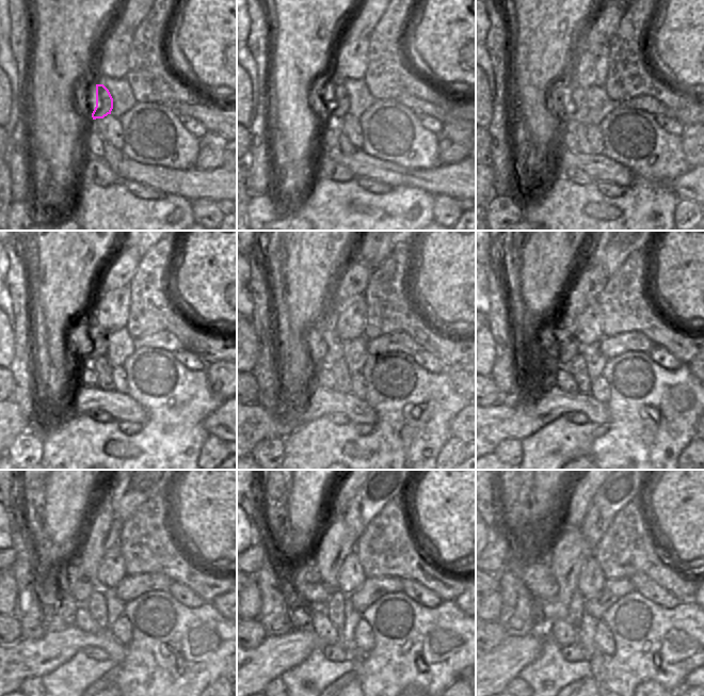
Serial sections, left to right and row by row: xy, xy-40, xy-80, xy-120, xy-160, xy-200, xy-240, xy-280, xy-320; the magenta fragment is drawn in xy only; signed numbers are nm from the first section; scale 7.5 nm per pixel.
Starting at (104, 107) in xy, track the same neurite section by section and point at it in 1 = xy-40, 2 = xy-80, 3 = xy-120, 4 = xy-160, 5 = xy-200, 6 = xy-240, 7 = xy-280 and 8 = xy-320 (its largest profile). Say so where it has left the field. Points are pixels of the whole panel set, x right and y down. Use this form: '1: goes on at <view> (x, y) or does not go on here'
1: goes on at xy-40 (340, 107)
2: goes on at xy-80 (576, 96)
3: goes on at xy-120 (95, 341)
4: goes on at xy-160 (330, 347)
5: goes on at xy-200 (563, 345)
6: goes on at xy-240 (74, 582)
7: goes on at xy-280 (306, 582)
8: goes on at xy-320 (536, 574)

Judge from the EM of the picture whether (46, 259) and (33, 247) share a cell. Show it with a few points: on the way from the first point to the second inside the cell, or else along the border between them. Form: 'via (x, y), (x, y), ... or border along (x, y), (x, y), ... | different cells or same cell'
via (43, 256), (36, 250) | same cell

